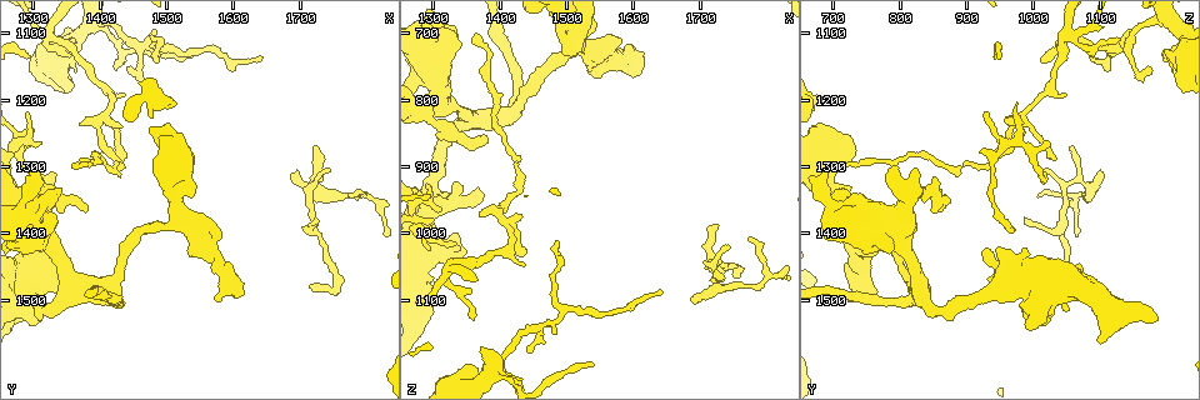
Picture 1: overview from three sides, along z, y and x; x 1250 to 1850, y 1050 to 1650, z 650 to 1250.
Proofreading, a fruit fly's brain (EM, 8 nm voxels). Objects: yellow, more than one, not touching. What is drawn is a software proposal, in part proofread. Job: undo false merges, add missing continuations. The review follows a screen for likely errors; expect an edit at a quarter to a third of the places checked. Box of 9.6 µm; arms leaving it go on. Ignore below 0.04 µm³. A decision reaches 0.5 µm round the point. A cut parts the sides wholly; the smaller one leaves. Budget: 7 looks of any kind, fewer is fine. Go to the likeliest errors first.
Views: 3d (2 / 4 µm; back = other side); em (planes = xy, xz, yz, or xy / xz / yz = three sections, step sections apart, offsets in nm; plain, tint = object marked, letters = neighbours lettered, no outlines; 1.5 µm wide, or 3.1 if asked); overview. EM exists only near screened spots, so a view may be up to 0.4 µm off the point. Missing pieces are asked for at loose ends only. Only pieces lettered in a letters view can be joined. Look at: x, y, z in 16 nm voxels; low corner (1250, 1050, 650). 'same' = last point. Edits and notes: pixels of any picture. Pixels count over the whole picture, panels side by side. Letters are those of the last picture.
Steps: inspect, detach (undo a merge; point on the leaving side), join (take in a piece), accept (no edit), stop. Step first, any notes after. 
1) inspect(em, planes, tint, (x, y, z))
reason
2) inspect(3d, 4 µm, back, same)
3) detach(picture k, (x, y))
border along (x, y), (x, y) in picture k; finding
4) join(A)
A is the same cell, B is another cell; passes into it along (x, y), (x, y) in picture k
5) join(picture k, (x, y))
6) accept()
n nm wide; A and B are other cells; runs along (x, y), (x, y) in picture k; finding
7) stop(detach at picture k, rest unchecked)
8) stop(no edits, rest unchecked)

inspect(3d, 2 µm, (1695, 1305, 1105))
free end

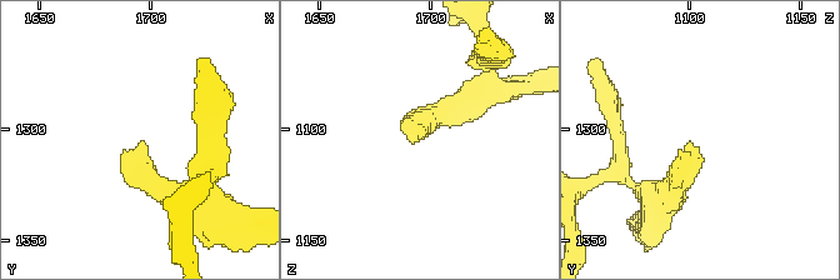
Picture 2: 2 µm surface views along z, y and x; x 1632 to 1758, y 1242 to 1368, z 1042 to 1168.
inspect(em, yz, step 8, letters, (1698, 1306, 1101))
shape alone is not enough

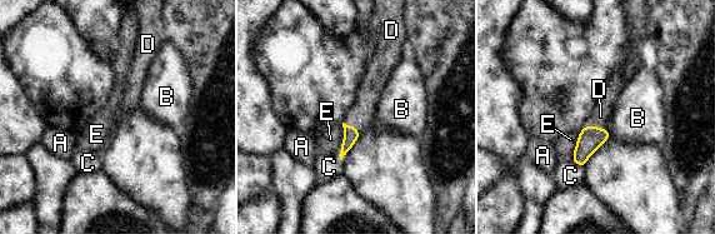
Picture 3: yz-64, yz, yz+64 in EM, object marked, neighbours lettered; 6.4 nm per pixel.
join(D)
D is the same cell, A, B, C and E are other cells; passes into it along (590, 138), (596, 127), (600, 116) in picture 3; the neuron continues

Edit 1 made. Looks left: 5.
inspect(overview)

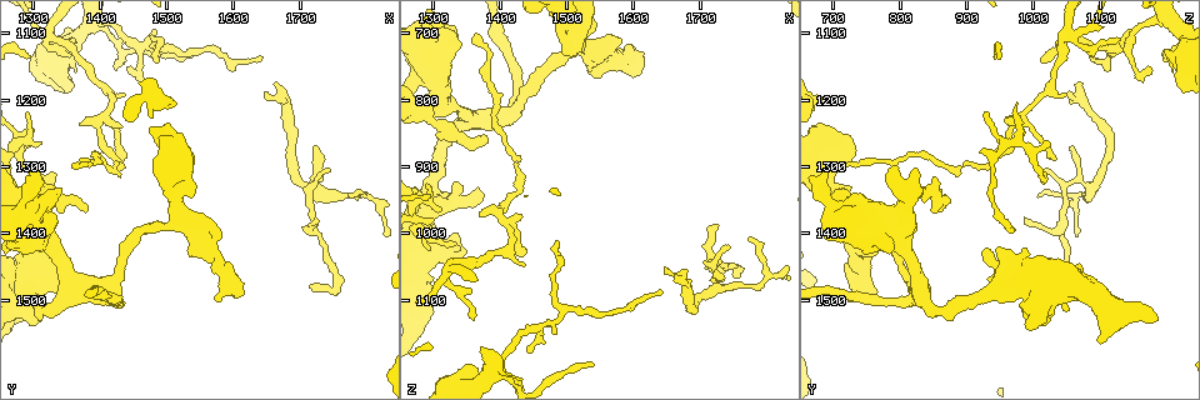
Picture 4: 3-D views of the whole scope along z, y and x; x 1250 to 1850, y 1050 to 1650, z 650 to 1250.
inspect(em, xy, step 4, letters, (1340, 1315, 1015))
tapers out

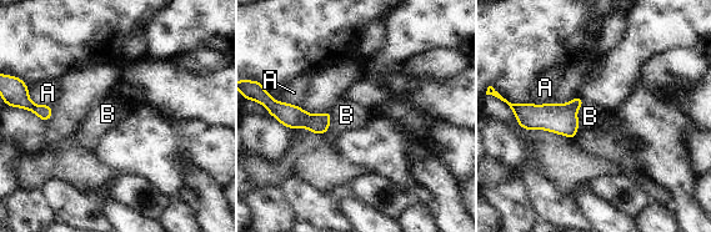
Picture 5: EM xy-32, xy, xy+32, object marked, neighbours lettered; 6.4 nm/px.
inspect(em, planes, letters, same)

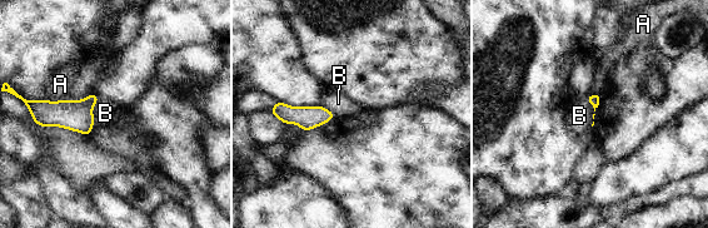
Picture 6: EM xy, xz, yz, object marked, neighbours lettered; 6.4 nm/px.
accept()
A and B are other cells; border along (99, 100), (93, 108), (89, 133) in picture 6; none of them fits

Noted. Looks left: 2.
inspect(em, yz, step 4, letters, (1775, 1350, 1010))
an open end

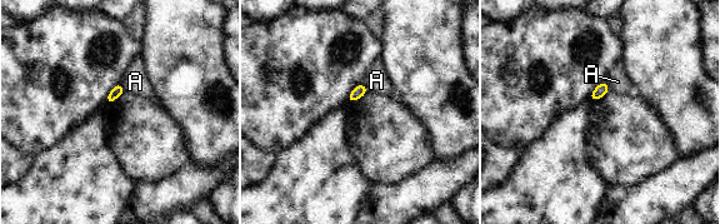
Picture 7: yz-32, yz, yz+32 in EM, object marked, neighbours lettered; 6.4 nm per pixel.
accept()
A is another cell; border along (604, 80), (610, 89) in picture 7; none of them fits

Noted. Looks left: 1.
stop(join at picture 3, rest unchecked)

